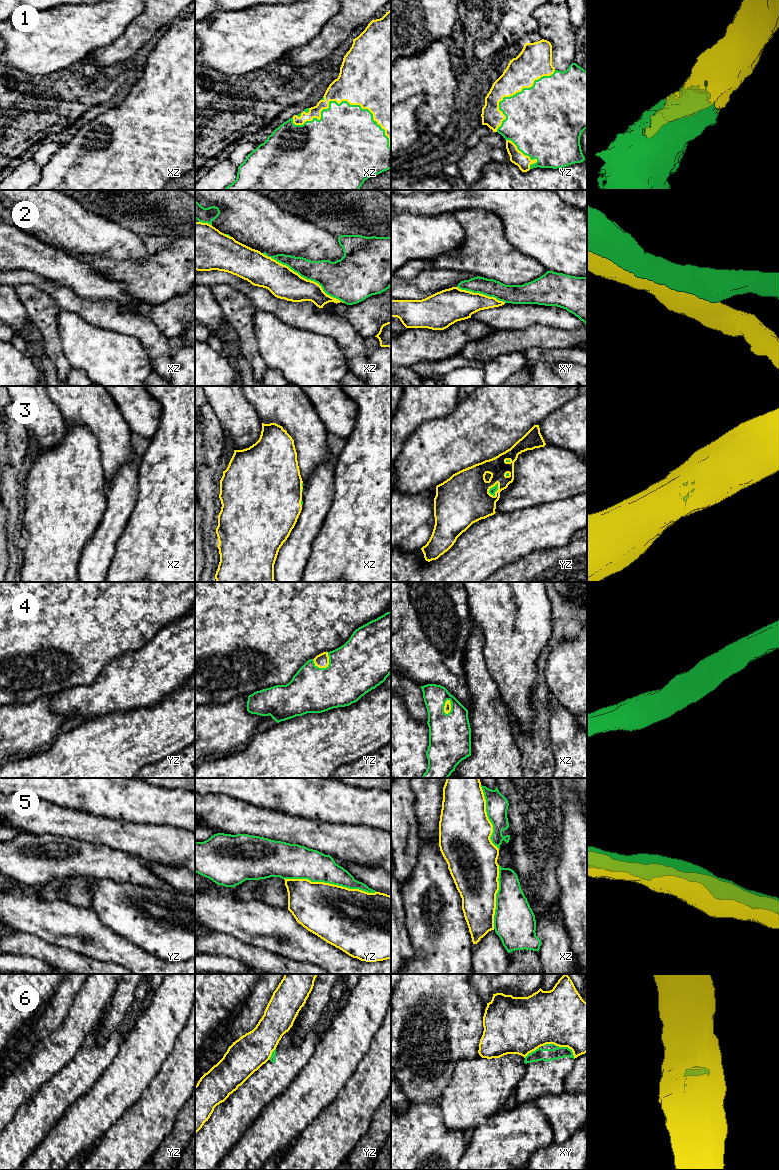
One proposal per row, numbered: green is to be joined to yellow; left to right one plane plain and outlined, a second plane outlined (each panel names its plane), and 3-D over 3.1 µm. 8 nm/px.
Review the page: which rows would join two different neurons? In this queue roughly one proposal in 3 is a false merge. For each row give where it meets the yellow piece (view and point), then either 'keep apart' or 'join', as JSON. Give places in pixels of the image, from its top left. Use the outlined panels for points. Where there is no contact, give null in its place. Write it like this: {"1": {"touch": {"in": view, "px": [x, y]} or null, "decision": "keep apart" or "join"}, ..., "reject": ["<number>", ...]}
{"1": {"touch": {"in": "xz", "px": [342, 100]}, "decision": "join"}, "2": {"touch": {"in": "xz", "px": [304, 278]}, "decision": "keep apart"}, "3": {"touch": {"in": "yz", "px": [498, 489]}, "decision": "join"}, "4": {"touch": {"in": "yz", "px": [327, 665]}, "decision": "join"}, "5": {"touch": {"in": "yz", "px": [330, 884]}, "decision": "keep apart"}, "6": {"touch": {"in": "xy", "px": [561, 1046]}, "decision": "keep apart"}, "reject": ["2", "5", "6"]}

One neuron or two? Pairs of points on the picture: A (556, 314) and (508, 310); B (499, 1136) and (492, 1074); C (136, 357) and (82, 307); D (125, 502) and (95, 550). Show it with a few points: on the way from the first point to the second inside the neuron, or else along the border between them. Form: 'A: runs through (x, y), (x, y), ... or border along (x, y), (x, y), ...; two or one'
A: runs through (544, 314), (520, 314); one
B: border along (502, 1107), (477, 1126); two
C: border along (84, 319), (97, 326), (128, 335); two
D: runs through (116, 514), (106, 538); one

